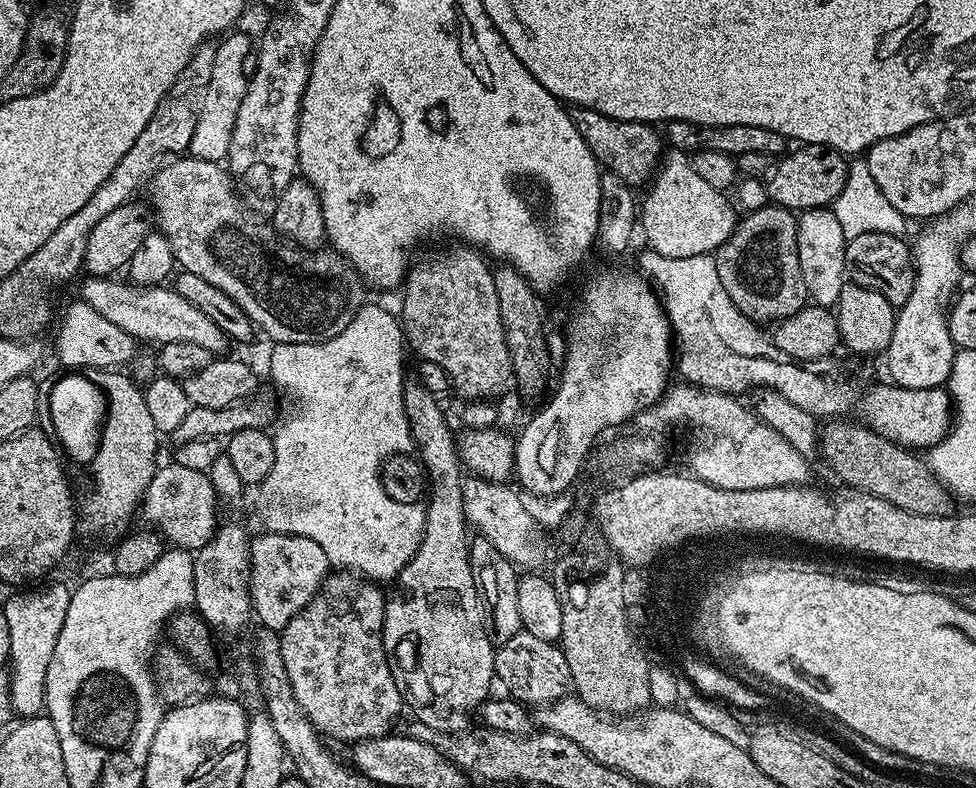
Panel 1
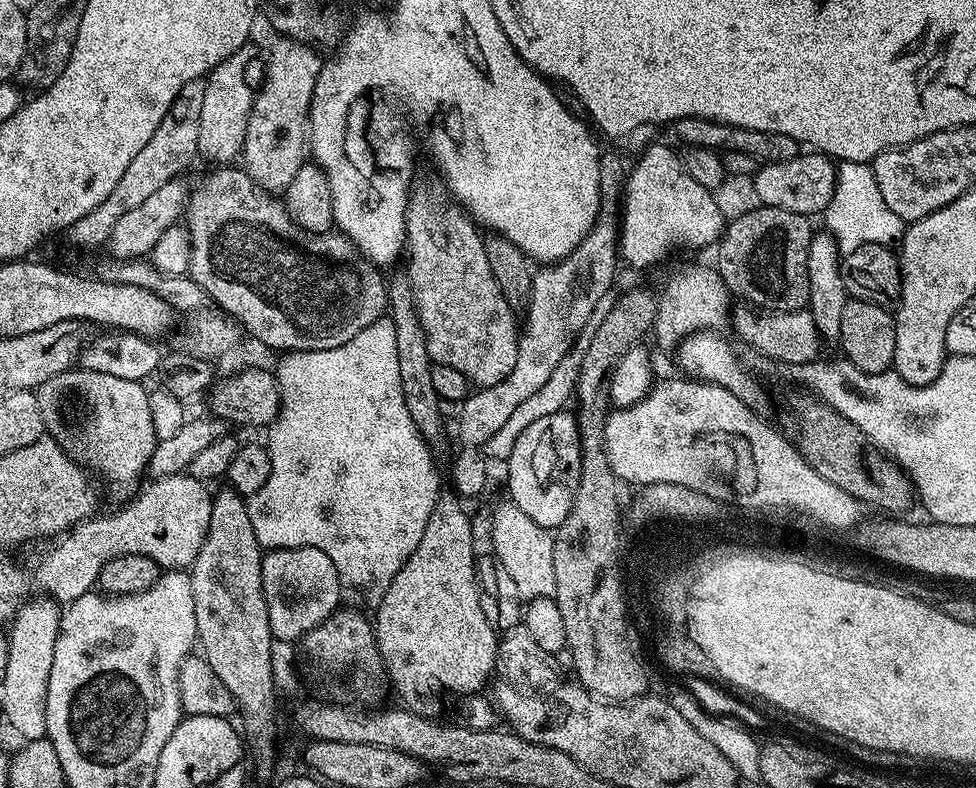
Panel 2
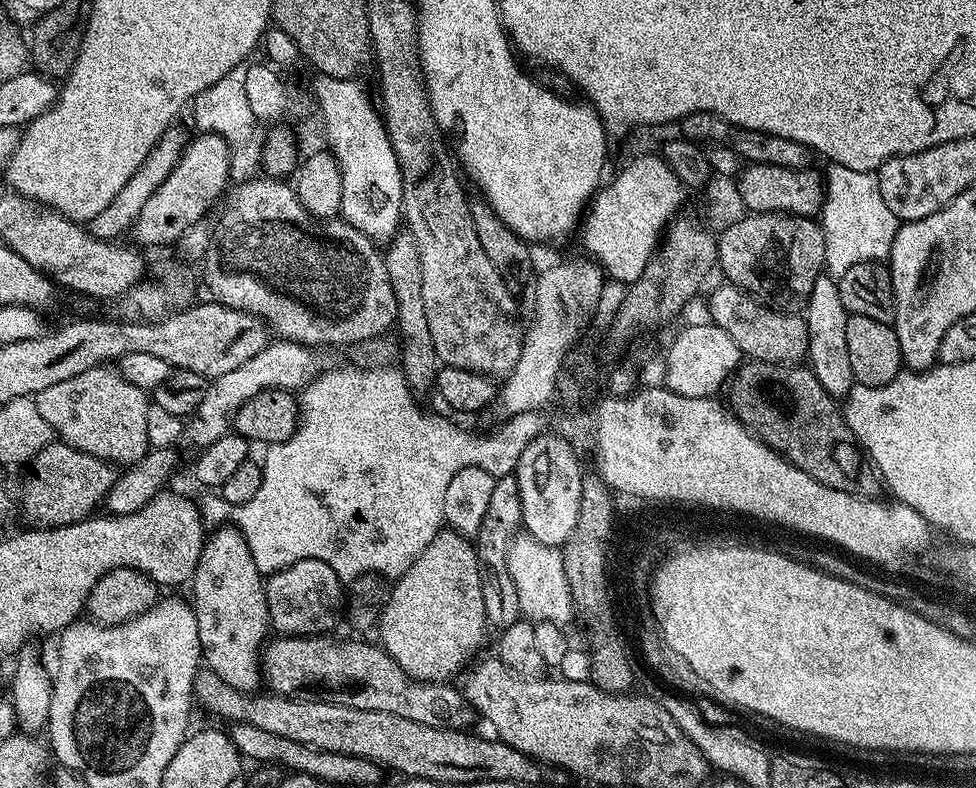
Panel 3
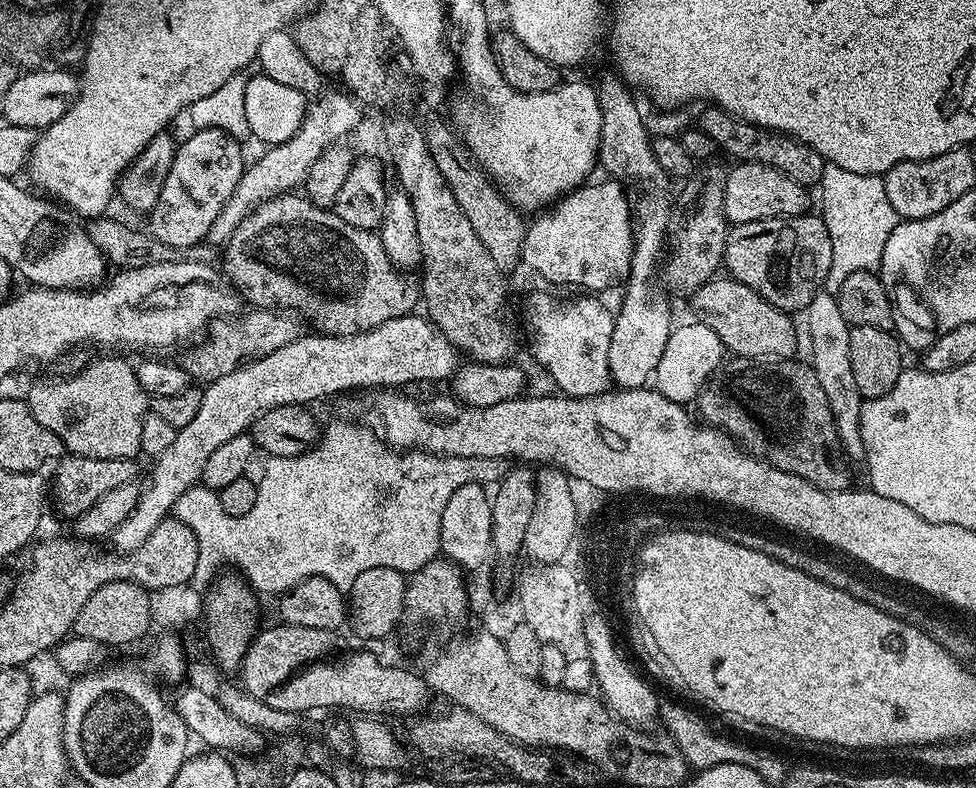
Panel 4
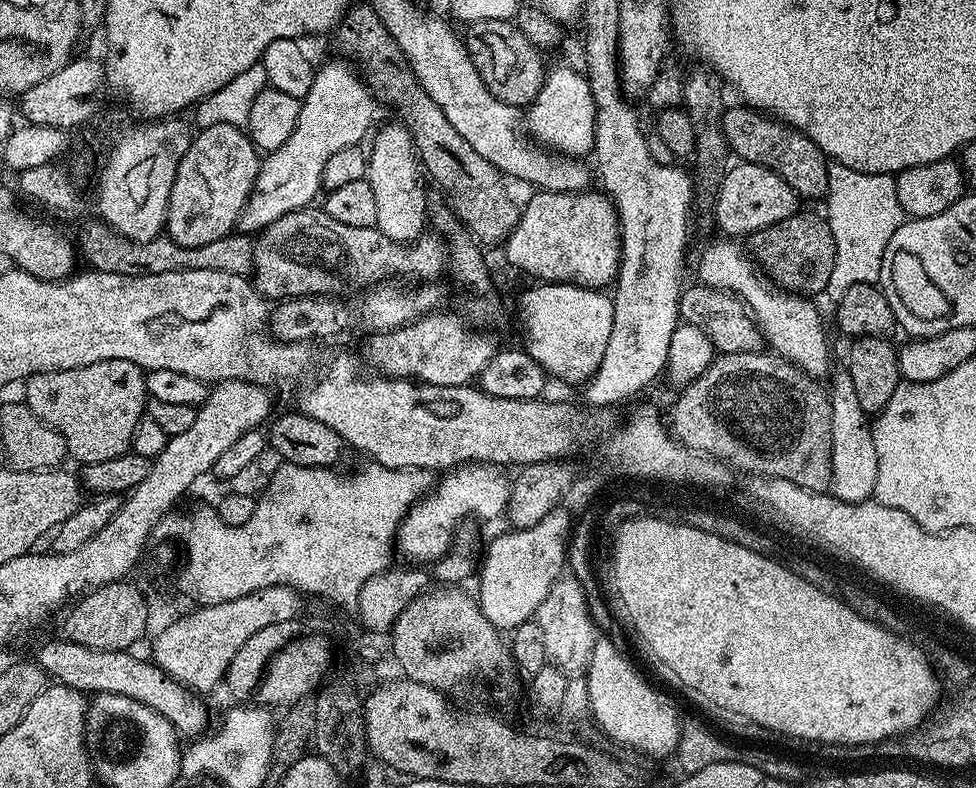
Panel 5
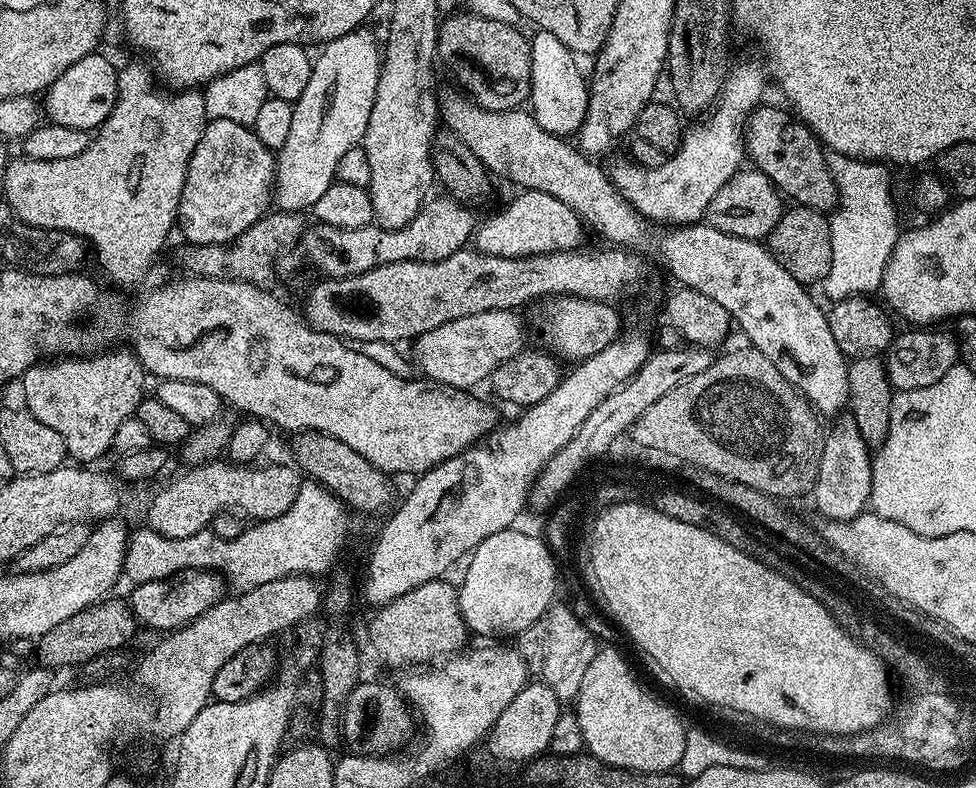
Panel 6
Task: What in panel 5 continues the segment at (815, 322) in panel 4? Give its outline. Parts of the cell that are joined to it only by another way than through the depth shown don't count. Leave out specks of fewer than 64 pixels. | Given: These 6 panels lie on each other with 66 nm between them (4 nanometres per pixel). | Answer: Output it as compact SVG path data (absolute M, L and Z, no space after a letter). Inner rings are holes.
M847 371L836 375L832 386L828 388L831 402L831 495L840 501L851 504L869 499L877 484L877 455L872 434L872 422L867 412L862 410L855 393L853 380Z

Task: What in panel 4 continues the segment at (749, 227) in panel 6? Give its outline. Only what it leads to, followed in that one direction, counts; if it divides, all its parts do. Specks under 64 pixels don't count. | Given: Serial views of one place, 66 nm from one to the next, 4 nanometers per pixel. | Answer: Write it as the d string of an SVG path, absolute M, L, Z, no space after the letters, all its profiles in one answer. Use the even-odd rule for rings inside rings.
M740 162L735 165L736 169L731 169L726 178L726 196L724 198L724 216L728 220L729 225L735 226L745 224L746 222L758 222L766 218L774 218L775 216L802 216L809 211L808 208L808 192L809 189L805 185L794 182L794 178L790 178L786 174L782 174L782 170L778 170L774 166L766 166L765 164L750 164Z

